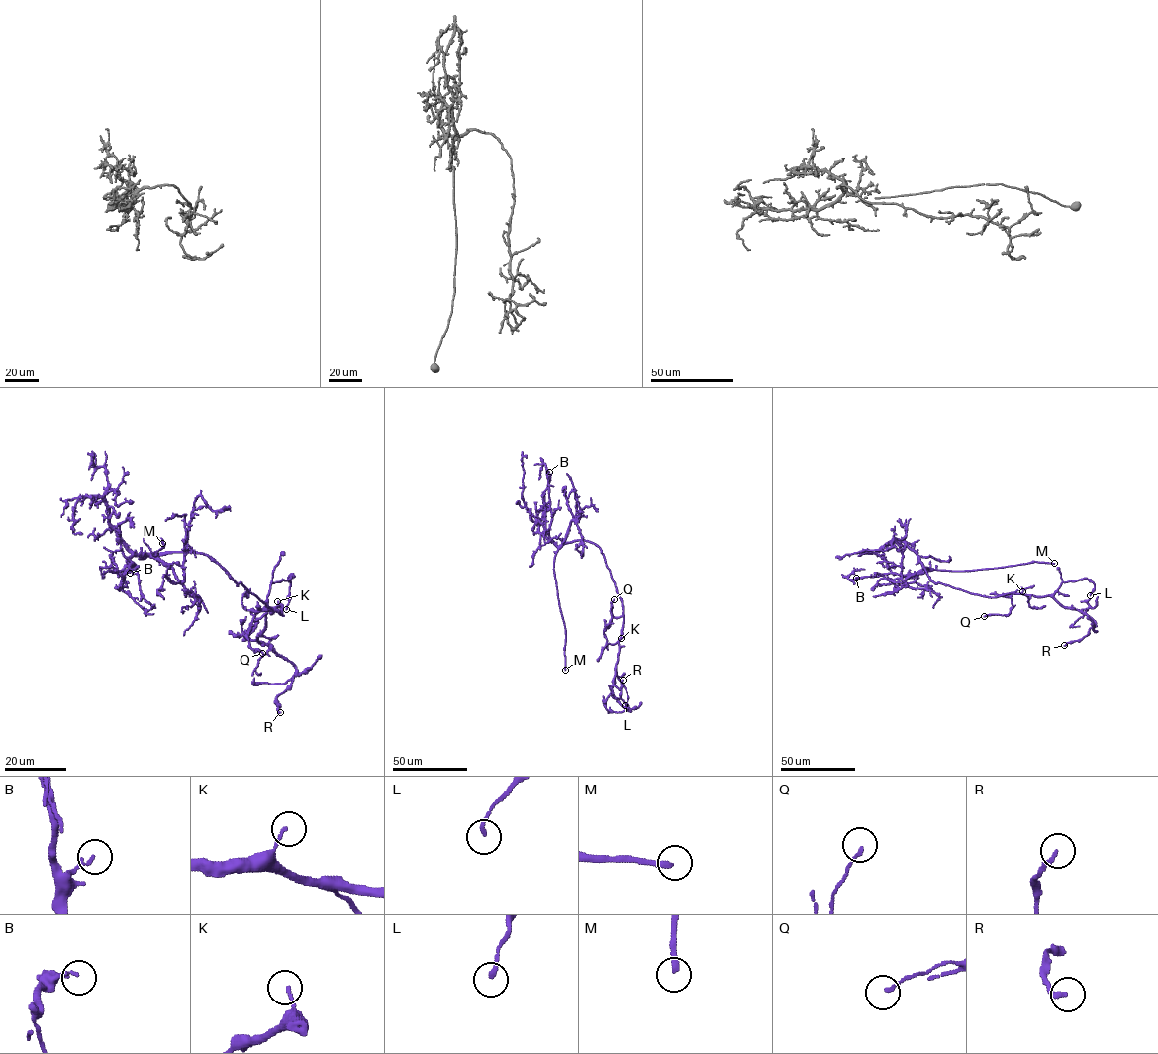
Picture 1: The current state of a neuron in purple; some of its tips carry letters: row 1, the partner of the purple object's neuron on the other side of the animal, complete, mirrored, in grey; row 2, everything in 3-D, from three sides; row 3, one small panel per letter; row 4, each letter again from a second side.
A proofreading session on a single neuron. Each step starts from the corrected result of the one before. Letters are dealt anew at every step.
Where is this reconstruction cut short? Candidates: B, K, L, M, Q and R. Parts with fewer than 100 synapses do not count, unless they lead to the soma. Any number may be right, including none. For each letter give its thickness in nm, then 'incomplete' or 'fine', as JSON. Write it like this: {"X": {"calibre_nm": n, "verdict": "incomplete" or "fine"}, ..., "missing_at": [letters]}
{"B": {"calibre_nm": 150, "verdict": "fine"}, "K": {"calibre_nm": 130, "verdict": "fine"}, "L": {"calibre_nm": 170, "verdict": "fine"}, "M": {"calibre_nm": 260, "verdict": "incomplete"}, "Q": {"calibre_nm": 120, "verdict": "fine"}, "R": {"calibre_nm": 180, "verdict": "fine"}, "missing_at": ["M"]}

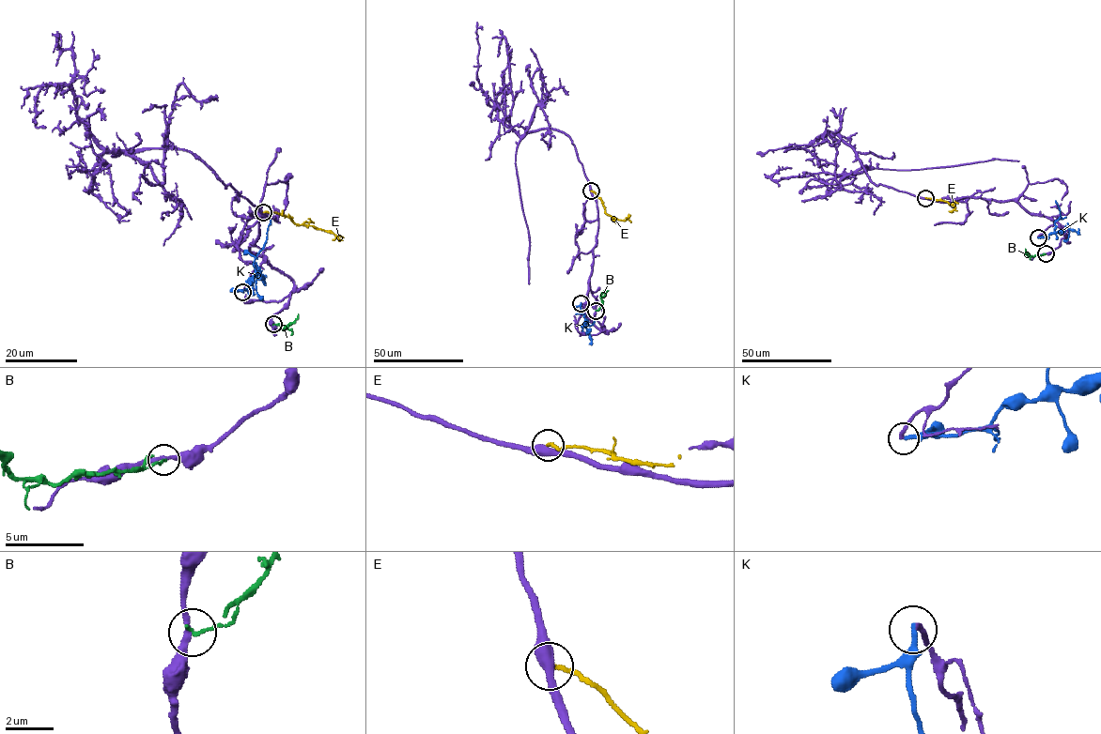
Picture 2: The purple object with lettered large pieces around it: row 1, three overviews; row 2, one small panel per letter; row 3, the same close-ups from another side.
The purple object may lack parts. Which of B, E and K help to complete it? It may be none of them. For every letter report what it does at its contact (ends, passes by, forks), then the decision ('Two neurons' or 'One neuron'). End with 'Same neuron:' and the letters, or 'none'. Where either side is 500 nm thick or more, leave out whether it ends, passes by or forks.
B: It ends there. Two neurons
E: It ends there. Two neurons
K: It ends there. Two neurons
Same neuron: none

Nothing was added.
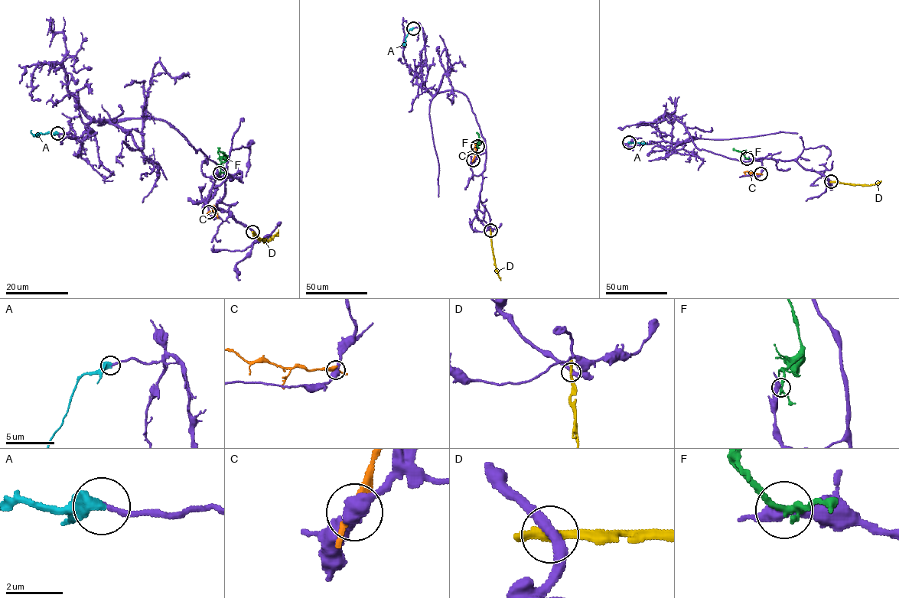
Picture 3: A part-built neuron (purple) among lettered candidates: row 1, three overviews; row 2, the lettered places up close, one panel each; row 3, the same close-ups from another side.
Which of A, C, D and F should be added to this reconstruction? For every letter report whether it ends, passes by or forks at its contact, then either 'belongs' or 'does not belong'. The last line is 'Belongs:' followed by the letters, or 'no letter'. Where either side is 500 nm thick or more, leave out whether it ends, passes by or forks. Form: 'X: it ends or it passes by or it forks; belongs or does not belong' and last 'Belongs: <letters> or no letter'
A: belongs
C: it passes by; does not belong
D: it ends; does not belong
F: it passes by; does not belong
Belongs: A

